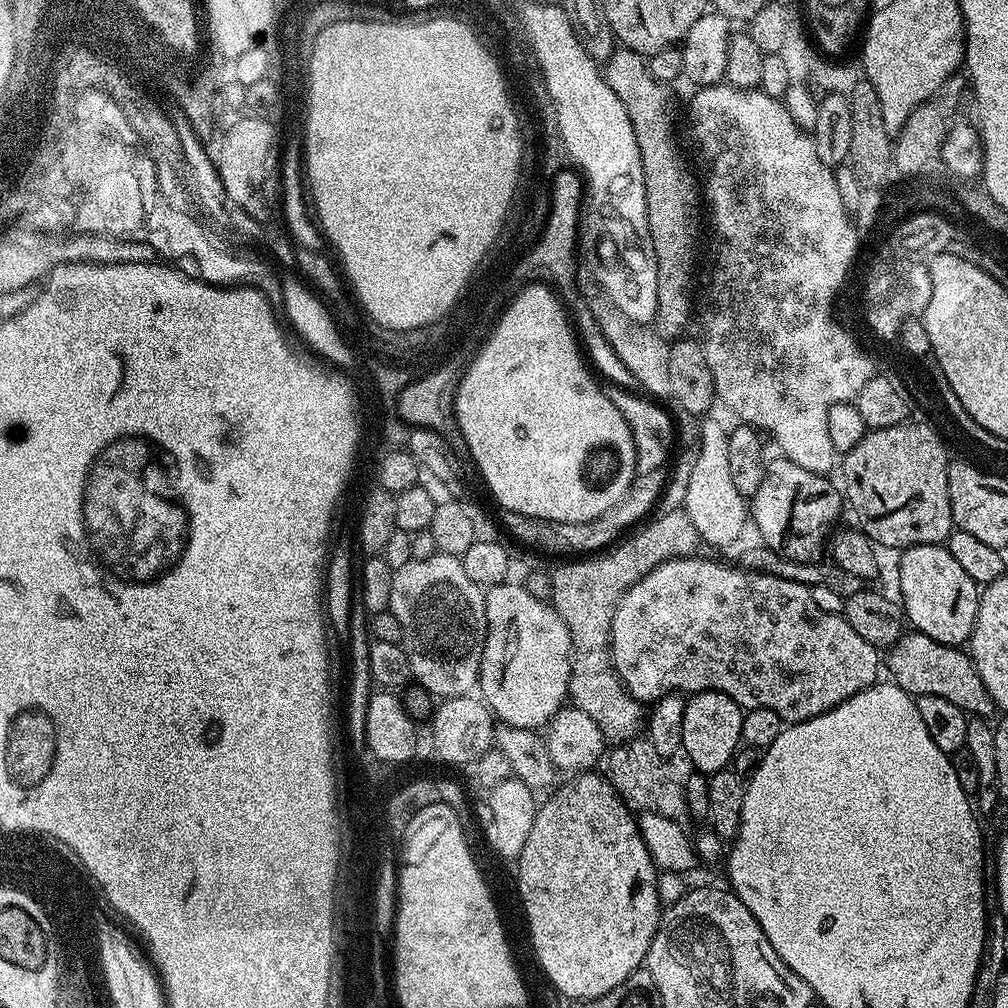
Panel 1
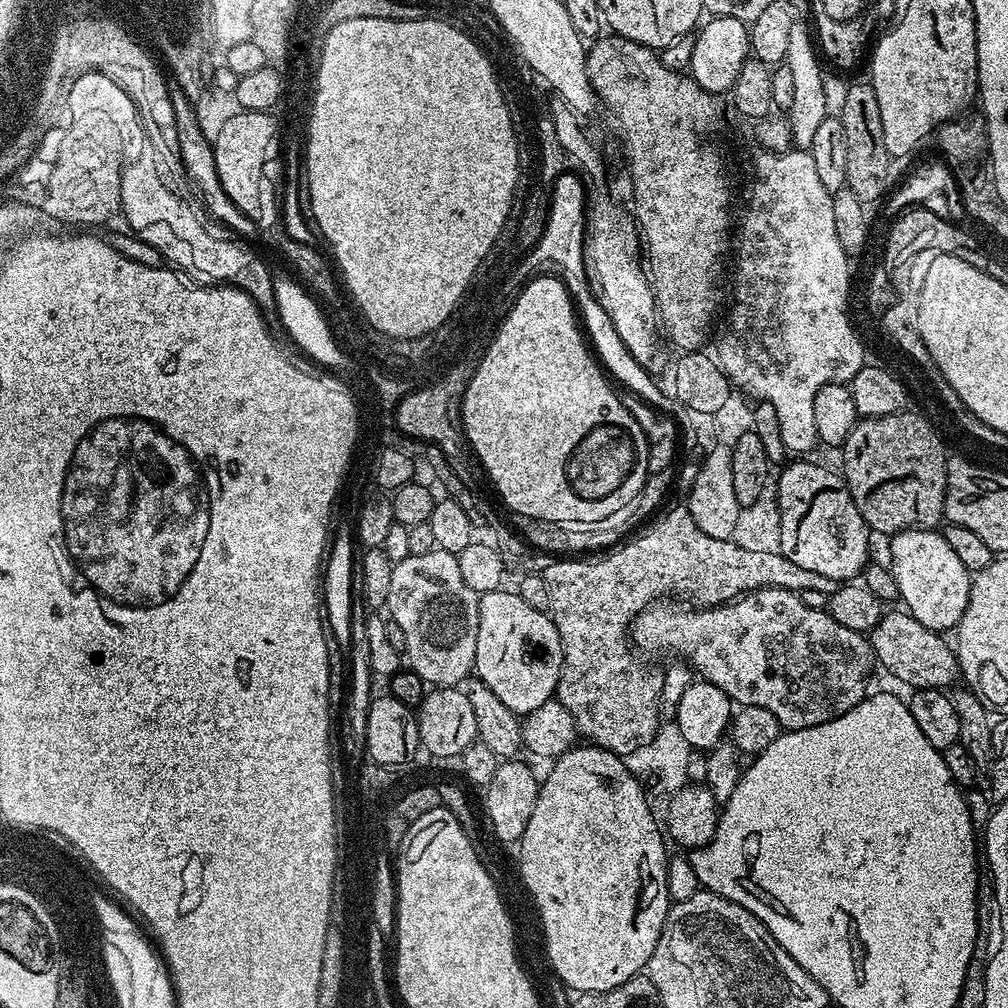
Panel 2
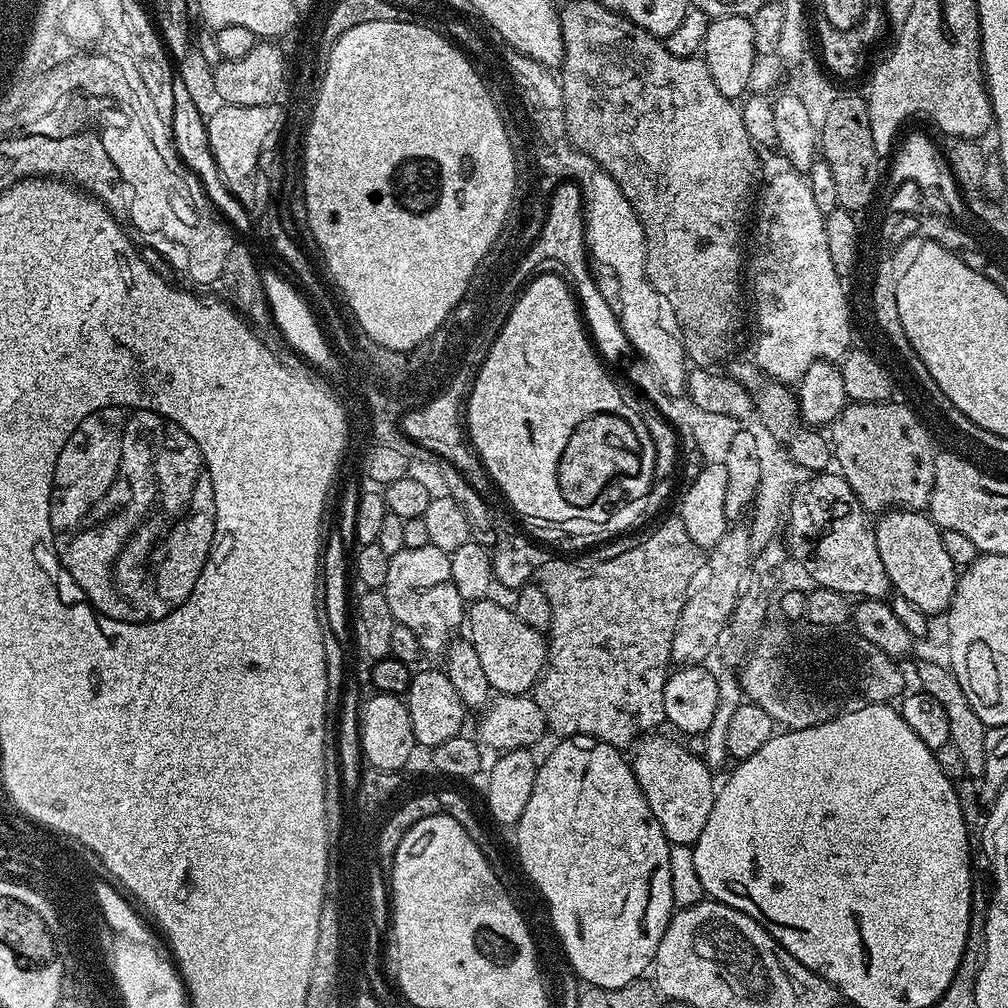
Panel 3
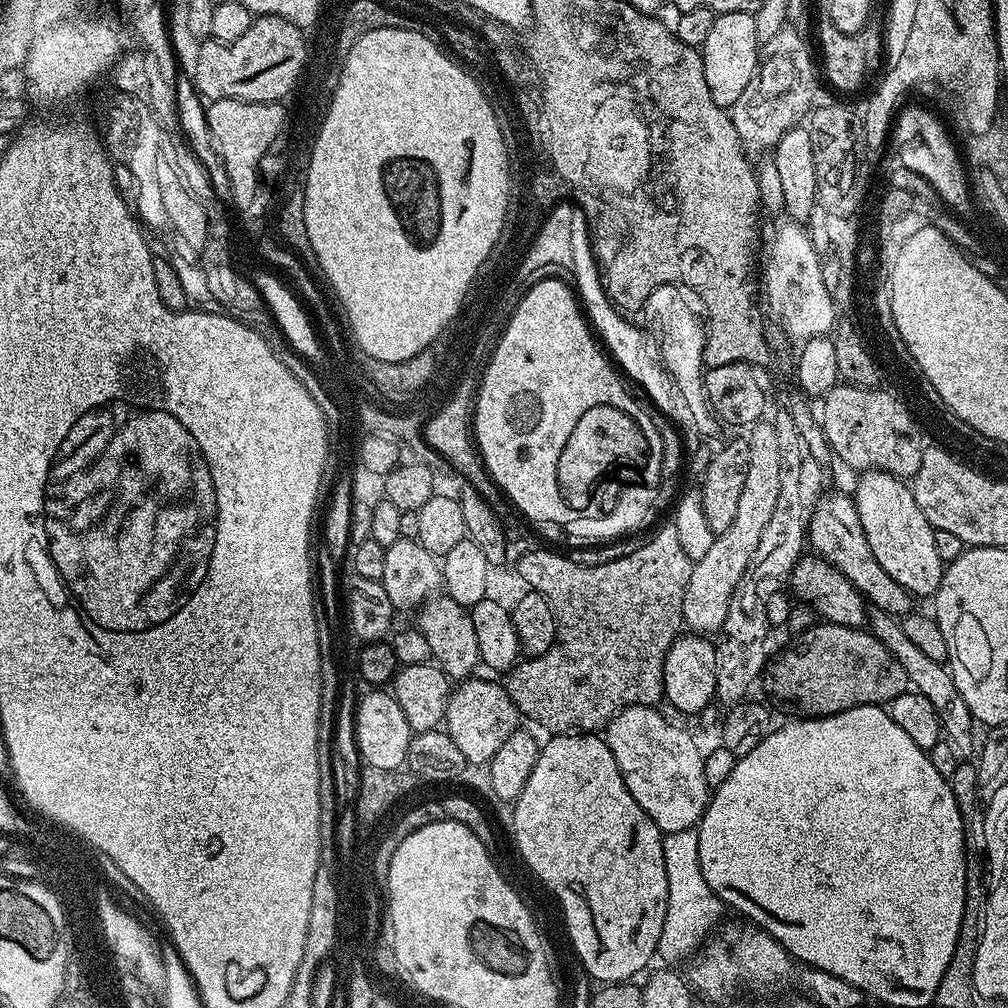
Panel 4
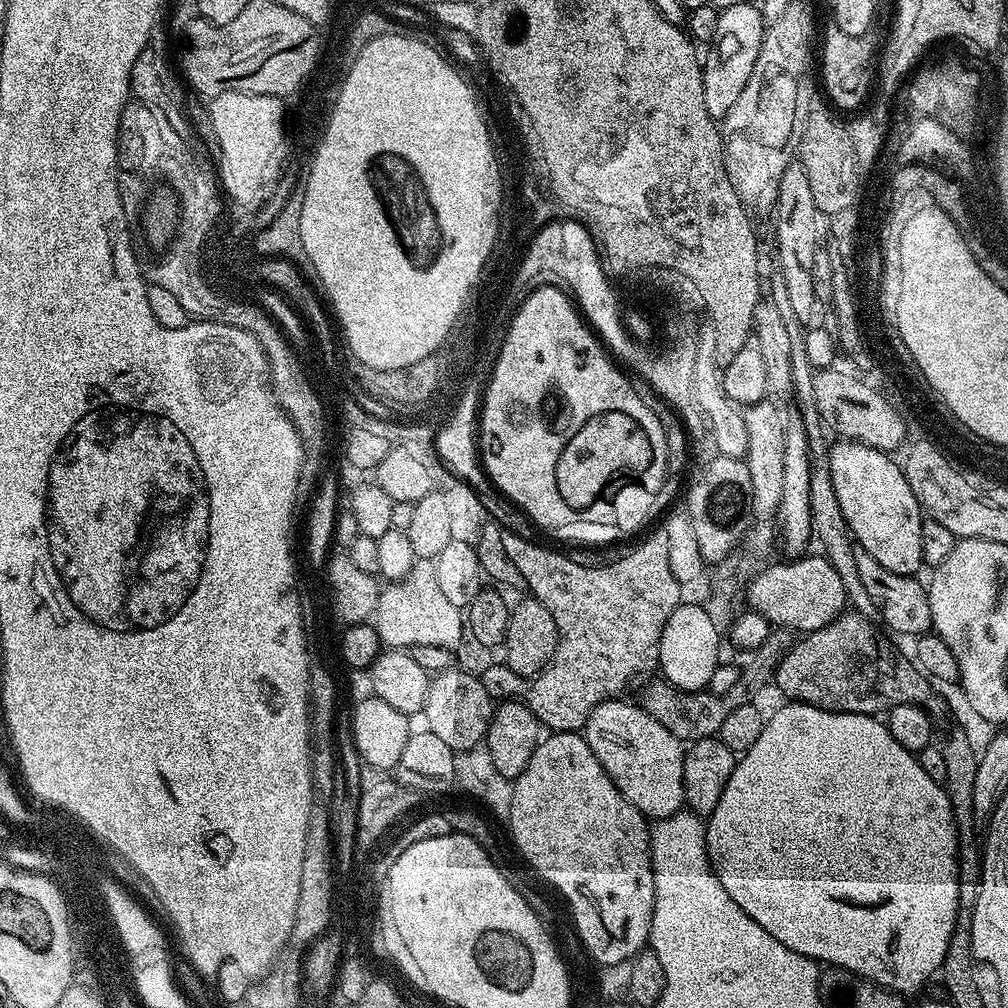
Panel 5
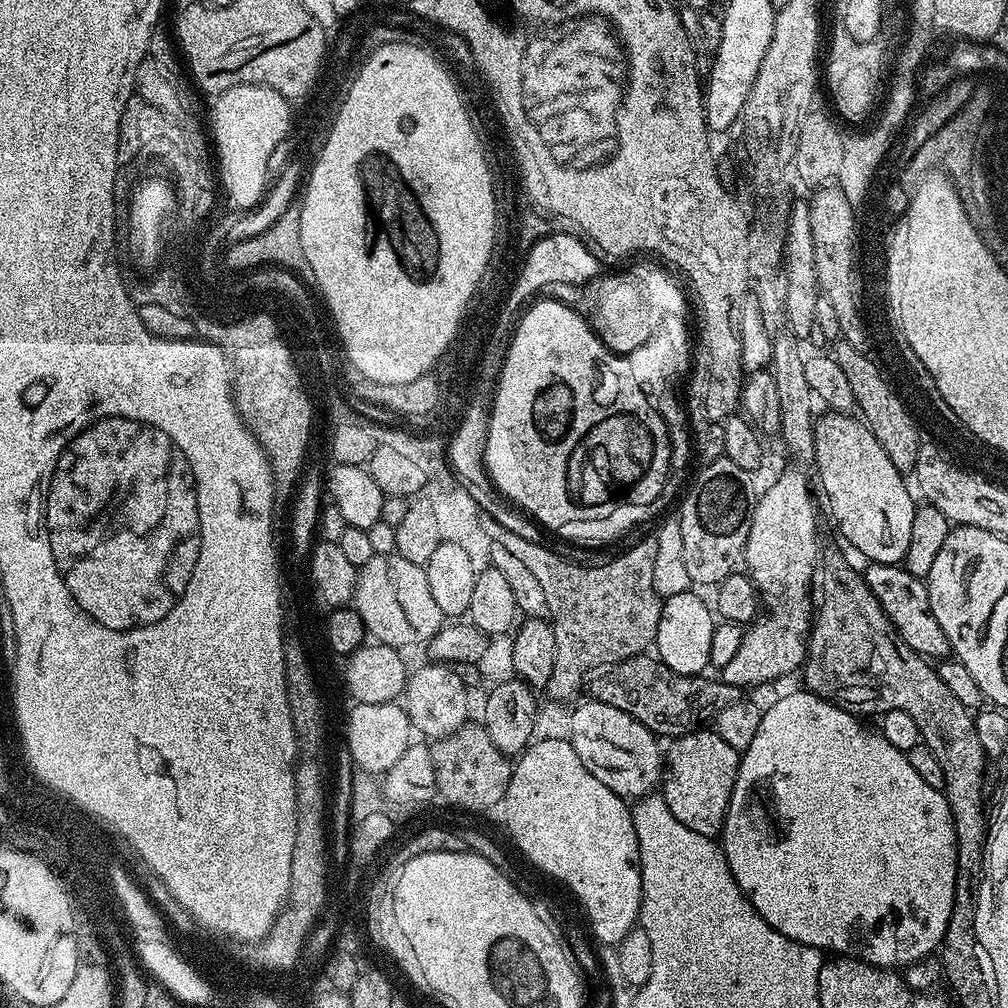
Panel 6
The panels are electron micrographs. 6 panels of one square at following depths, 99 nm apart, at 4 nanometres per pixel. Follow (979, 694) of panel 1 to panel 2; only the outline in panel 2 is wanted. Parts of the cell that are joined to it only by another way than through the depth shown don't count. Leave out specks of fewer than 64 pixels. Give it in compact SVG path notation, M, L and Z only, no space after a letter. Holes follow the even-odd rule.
M885 611L883 618L870 633L872 654L877 665L888 668L888 672L896 680L909 684L909 689L939 688L948 690L957 683L960 676L960 664L956 653L943 635L932 632L922 622L908 615L907 611ZM953 683L953 684L952 684ZM952 684L952 685L951 685Z

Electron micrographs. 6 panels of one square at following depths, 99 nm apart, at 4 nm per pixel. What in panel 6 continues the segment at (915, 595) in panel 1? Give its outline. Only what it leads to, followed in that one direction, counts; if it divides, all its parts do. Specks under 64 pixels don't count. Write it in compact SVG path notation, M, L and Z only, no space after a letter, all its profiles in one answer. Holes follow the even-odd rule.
M829 411L815 421L816 458L820 484L828 495L840 532L873 564L900 564L910 546L918 505L906 494L905 477L882 450L878 438L855 415Z

